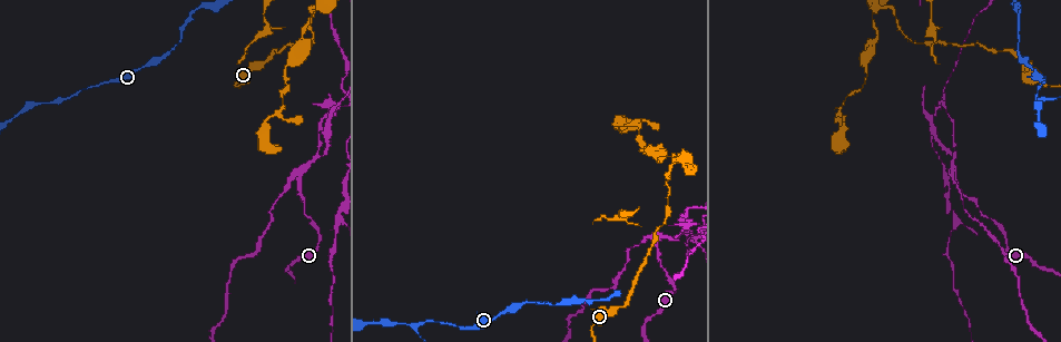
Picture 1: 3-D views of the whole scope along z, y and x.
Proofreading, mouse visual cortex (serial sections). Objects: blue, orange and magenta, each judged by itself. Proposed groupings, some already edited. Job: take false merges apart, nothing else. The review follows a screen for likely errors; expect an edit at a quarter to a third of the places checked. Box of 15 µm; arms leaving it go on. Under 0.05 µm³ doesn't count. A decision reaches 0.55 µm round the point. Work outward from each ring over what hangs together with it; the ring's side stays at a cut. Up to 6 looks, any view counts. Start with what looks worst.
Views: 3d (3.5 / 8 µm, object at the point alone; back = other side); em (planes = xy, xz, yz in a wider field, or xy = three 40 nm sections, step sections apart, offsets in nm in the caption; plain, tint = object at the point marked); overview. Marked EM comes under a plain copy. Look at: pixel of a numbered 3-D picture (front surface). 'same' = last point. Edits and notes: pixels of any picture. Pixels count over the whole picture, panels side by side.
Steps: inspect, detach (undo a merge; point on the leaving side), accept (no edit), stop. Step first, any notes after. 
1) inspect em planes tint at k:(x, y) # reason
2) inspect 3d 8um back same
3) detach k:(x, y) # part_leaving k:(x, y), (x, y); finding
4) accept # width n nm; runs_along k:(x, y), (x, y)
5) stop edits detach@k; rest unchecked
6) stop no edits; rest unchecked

inspect 3d 3.5um back at 1:(954, 174) # two arms at a narrow angle

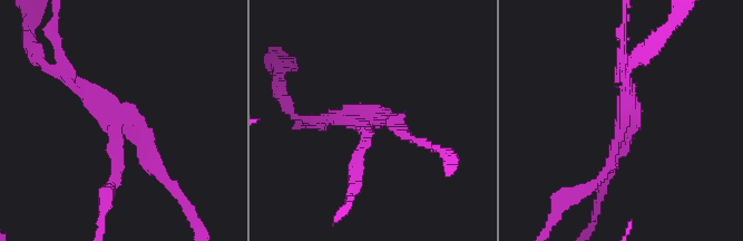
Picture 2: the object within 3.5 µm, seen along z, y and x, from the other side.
inspect em xy step 5 tint at 2:(627, 117) # arms 3; arm_widths 150, 150, 200 nm; shape alone is not enough

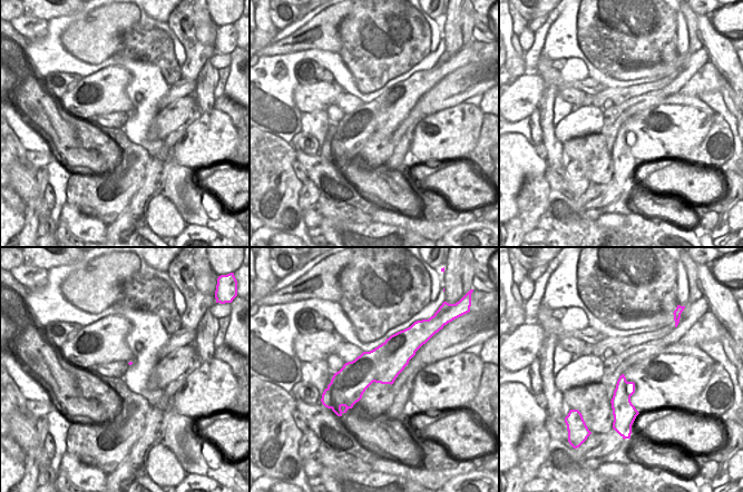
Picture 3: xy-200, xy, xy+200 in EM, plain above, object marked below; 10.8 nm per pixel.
inspect em xy step 3 tint same

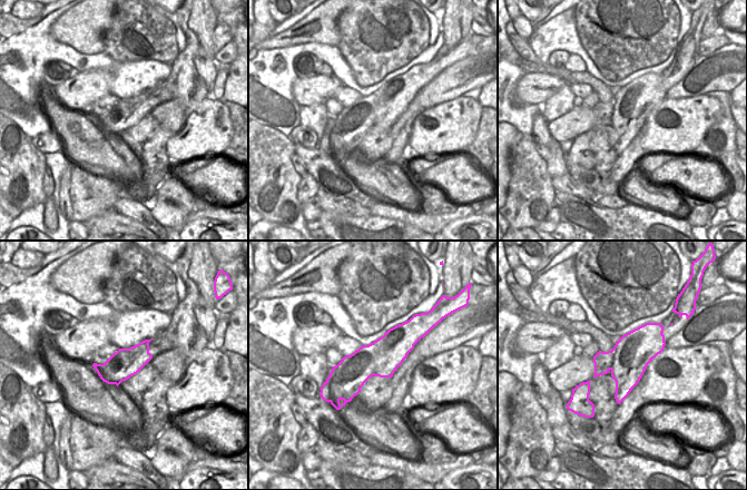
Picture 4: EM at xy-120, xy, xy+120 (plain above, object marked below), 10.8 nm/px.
detach 2:(50, 70) # part_leaving 2:(109, 112), (61, 67), (54, 32); a second cell is stuck on

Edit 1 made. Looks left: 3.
inspect 3d 3.5um back at 1:(877, 8) # three-way junction

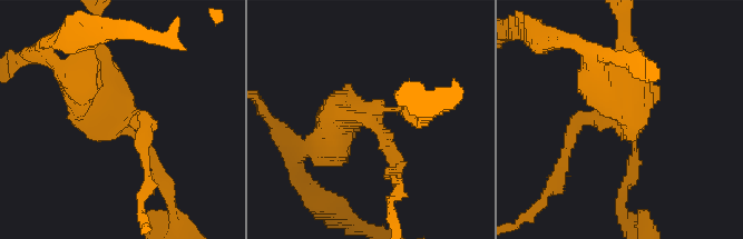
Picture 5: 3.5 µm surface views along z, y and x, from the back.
detach 5:(336, 131) # arm_widths 150, 200, 400 nm; part_leaving 5:(373, 122), (373, 111), (401, 108), (418, 122); a second cell is stuck on

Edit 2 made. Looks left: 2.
inspect 3d 8um back at 1:(1045, 99) # side arm on a straight run

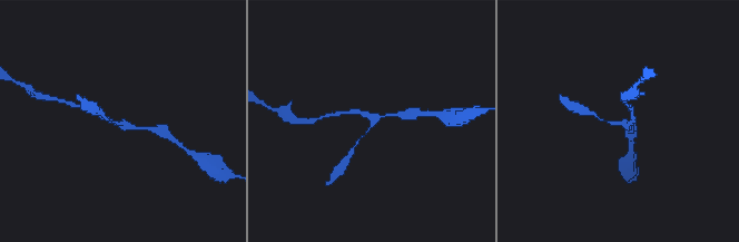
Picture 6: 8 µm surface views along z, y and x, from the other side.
inspect em planes tint at 6:(369, 116) # arms 3; arm_widths 100, 150, 150 nm; now the EM

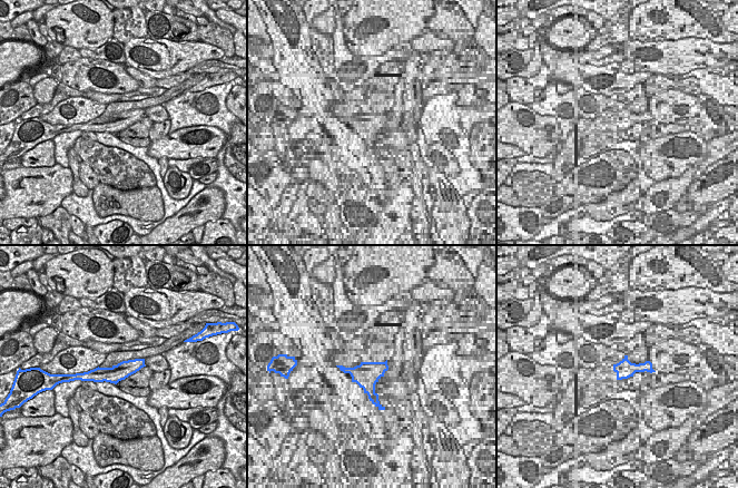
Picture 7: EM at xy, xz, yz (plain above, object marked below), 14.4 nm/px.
accept # runs_along 6:(94, 112), (124, 127), (154, 129); all the same cell

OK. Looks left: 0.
stop edits detach@2, detach@5; rest unchecked

